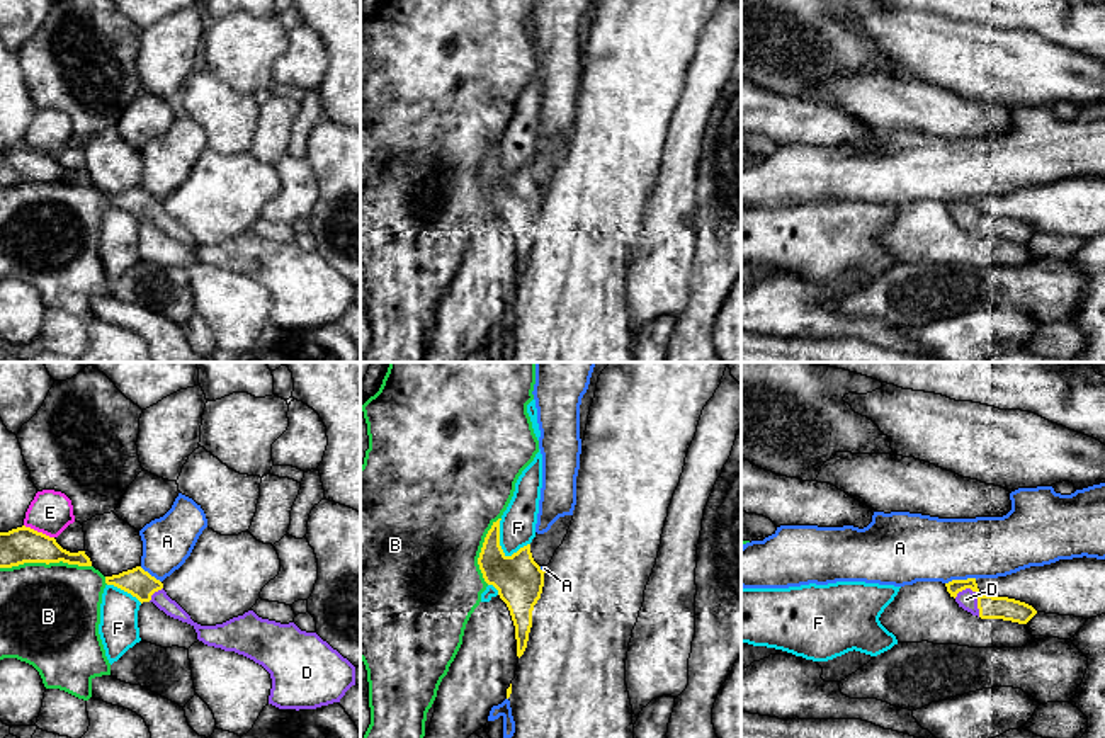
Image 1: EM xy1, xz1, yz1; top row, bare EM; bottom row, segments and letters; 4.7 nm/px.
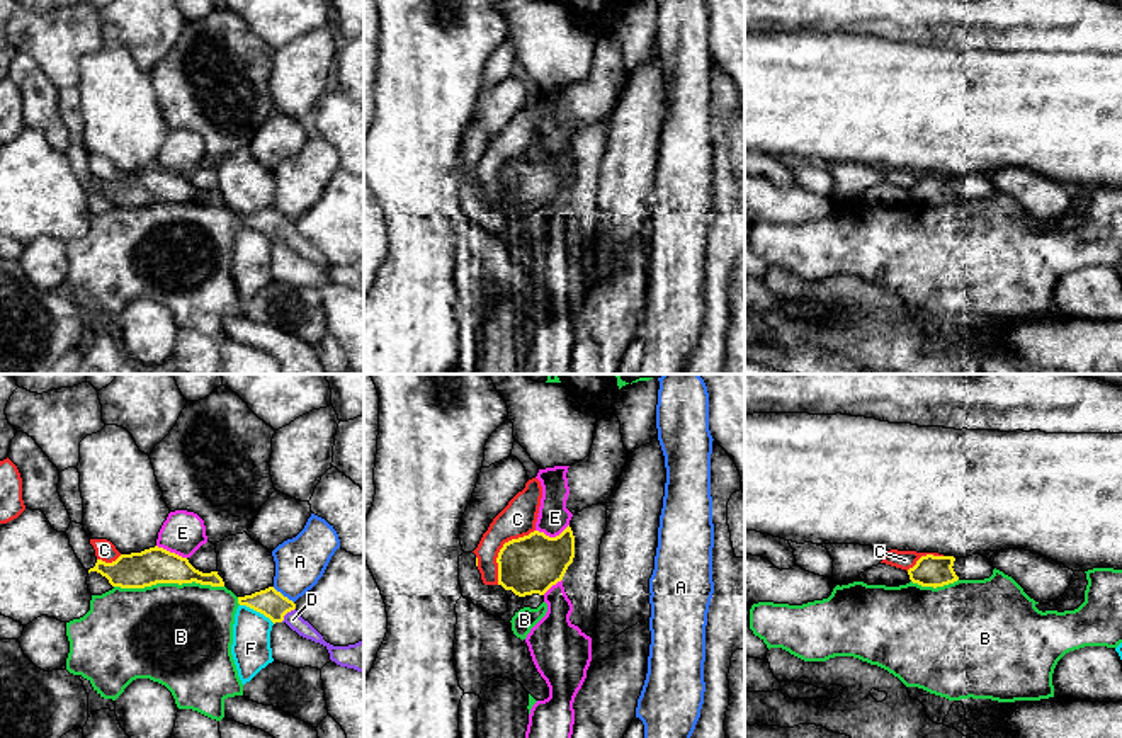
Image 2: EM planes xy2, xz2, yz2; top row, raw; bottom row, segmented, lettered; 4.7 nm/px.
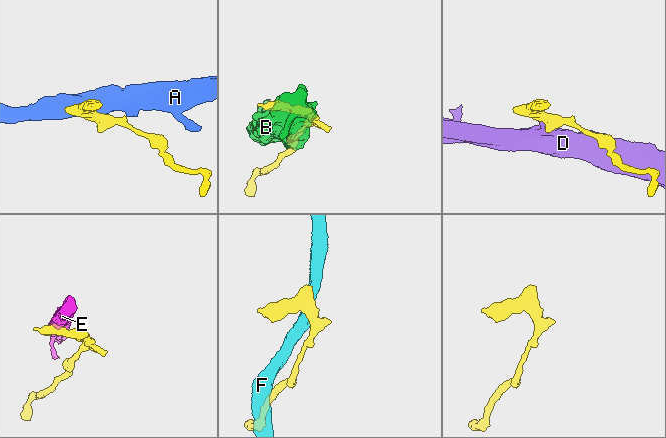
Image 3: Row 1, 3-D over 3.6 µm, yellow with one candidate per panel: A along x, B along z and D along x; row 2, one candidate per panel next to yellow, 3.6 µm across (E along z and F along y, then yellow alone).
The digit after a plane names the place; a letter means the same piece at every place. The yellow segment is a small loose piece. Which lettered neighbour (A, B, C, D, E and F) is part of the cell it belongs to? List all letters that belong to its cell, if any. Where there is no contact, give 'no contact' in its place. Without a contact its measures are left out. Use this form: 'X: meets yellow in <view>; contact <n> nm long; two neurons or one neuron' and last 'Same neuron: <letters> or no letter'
A: meets yellow in yz1; contact 150 nm long; two neurons
B: meets yellow in xy2; contact 500 nm long; two neurons
C: meets yellow in xz2; contact 320 nm long; two neurons
D: meets yellow in yz1; contact 160 nm long; one neuron
E: meets yellow in xz2; contact 160 nm long; two neurons
F: meets yellow in xz1; contact 190 nm long; two neurons
Same neuron: D

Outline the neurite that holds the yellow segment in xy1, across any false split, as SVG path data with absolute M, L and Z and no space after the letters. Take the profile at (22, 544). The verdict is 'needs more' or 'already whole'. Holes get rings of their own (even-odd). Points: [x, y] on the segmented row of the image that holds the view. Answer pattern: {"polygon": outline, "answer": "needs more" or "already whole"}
{"polygon": "M17 527L0 532L0 568L12 568L24 563L68 563L92 566L85 551L70 553L63 549L54 537L37 532L31 527Z", "answer": "already whole"}

